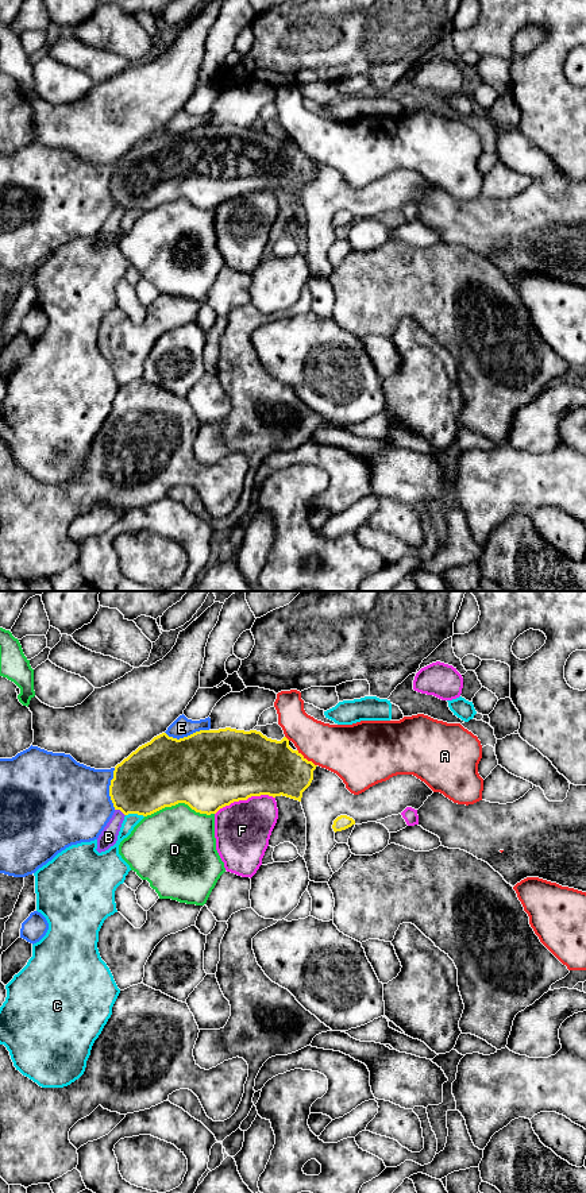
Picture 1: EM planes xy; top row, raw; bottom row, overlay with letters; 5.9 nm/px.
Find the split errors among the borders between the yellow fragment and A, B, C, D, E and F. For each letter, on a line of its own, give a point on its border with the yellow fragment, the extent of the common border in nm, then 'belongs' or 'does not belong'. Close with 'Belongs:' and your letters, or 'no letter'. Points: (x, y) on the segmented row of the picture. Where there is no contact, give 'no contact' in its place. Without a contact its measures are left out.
A: contact xy (305, 759); length 160 nm; does not belong
B: contact xy (120, 810); length 80 nm; does not belong
C: contact xy (135, 813); length 110 nm; does not belong
D: contact xy (178, 802); length 420 nm; does not belong
E: contact xy (188, 736); length 260 nm; does not belong
F: contact xy (245, 799); length 380 nm; does not belong
Belongs: no letter

